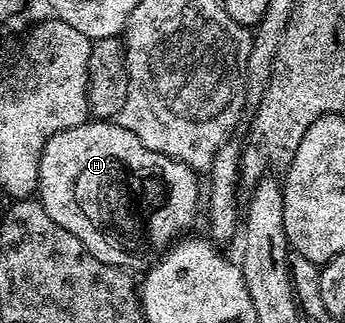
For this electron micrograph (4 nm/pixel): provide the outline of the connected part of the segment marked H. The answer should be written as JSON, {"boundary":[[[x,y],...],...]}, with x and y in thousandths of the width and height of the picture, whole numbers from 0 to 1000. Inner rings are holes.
{"boundary":[[[252,372],[235,378],[220,396],[171,402],[168,412],[145,427],[116,489],[104,601],[125,644],[139,656],[139,669],[151,669],[151,681],[162,681],[162,693],[174,693],[174,706],[197,706],[197,718],[209,718],[209,731],[220,731],[220,743],[232,743],[232,755],[243,755],[243,768],[255,768],[255,780],[267,780],[267,793],[278,793],[278,805],[301,805],[313,817],[351,824],[380,842],[397,842],[397,836],[420,842],[496,762],[507,759],[548,715],[539,709],[559,693],[562,672],[574,663],[574,551],[577,542],[554,514],[539,514],[528,502],[516,502],[507,489],[490,489],[464,471],[441,471],[441,458],[406,446],[406,433],[394,418],[371,409],[339,375]]]}

